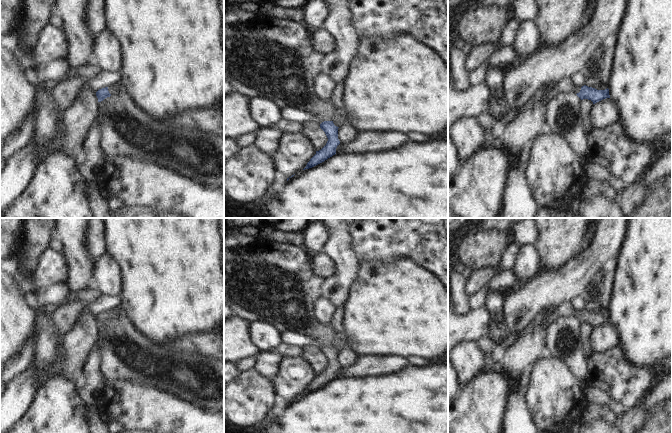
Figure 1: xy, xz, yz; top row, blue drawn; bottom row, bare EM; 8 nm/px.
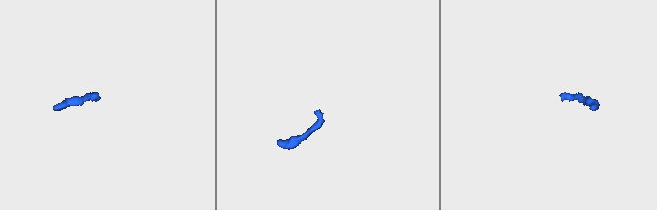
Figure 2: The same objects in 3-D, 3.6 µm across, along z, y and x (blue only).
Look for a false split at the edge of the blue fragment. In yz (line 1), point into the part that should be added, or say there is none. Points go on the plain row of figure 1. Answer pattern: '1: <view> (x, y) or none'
1: yz (566, 309)

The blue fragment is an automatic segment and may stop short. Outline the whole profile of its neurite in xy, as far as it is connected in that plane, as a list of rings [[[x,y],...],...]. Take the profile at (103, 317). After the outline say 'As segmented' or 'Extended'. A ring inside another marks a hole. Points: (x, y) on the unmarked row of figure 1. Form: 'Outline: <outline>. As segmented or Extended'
Outline: [[[117,307],[112,308],[105,312],[99,313],[96,316],[98,326],[103,325],[105,322],[110,321],[111,319],[117,319],[117,318],[118,318]]]. Extended

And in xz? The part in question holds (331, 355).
Outline: [[[344,307],[335,308],[330,321],[335,342],[333,345],[324,345],[320,348],[320,352],[325,356],[328,365],[321,374],[316,375],[316,378],[310,383],[303,394],[312,392],[336,378],[336,372],[340,368],[338,363],[338,352],[347,344],[346,333],[342,324],[343,317]]]. Extended

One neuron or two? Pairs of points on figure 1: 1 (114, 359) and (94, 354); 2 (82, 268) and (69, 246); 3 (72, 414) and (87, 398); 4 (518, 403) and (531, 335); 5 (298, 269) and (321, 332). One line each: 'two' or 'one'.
1: two
2: one
3: two
4: one
5: one

